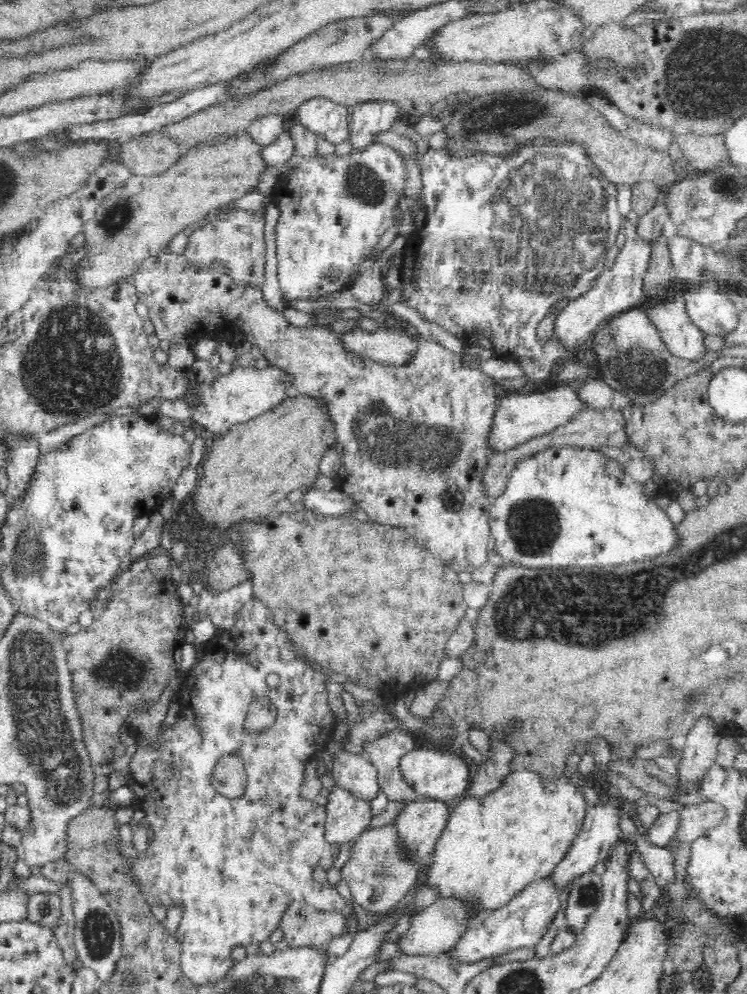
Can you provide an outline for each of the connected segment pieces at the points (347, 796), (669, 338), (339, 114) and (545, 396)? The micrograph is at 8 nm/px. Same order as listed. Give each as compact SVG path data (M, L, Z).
M334 787L331 790L325 805L325 837L328 844L342 844L354 840L368 827L373 818L370 801L355 796L343 787Z
M674 294L658 305L646 309L649 318L654 321L661 340L675 357L693 361L699 366L706 355L704 334L689 315L682 295Z
M326 97L302 101L296 110L296 118L334 145L349 137L350 108Z
M576 382L533 394L520 394L513 390L512 394L502 393L497 401L495 425L490 438L492 449L496 449L496 452L512 449L568 424L576 414L587 408L587 402L580 397L580 387L581 382Z

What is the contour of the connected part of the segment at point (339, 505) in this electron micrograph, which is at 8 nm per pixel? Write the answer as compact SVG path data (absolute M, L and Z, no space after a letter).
M310 488L304 491L304 506L316 513L325 515L340 516L340 514L349 514L352 506L355 506L353 500L349 500L339 491L322 490L322 488Z

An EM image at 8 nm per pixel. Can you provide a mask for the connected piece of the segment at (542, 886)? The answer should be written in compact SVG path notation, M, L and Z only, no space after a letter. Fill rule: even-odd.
M546 877L530 882L510 902L496 910L486 912L481 921L476 920L470 930L462 934L460 942L450 950L450 953L464 961L477 961L483 958L495 957L516 948L530 948L538 944L552 926L556 914L562 910L560 902L561 890L554 877Z

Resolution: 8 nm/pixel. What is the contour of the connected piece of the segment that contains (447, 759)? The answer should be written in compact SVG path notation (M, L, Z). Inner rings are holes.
M422 746L408 752L400 762L401 776L406 785L423 799L456 799L471 786L469 759L452 752L448 747Z

